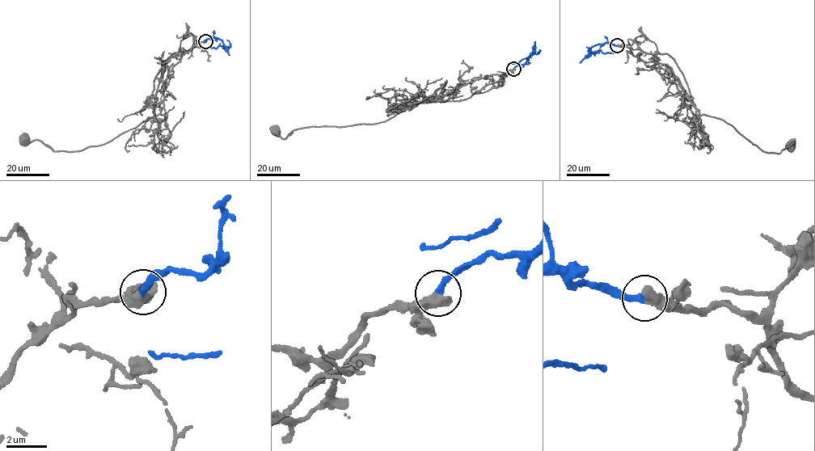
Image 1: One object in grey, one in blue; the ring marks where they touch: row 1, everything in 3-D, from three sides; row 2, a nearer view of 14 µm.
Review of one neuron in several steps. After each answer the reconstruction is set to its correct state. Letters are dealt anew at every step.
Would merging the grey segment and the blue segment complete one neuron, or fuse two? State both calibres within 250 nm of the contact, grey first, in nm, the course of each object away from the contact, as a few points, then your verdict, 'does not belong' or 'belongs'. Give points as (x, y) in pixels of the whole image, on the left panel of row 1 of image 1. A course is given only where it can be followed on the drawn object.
550/300 nm | grey via (205, 40), (174, 65), (157, 90), (153, 117), (138, 126), (79, 150), (53, 151), (40, 141), (23, 141) | blue via (205, 40), (218, 38), (225, 46), (205, 47) | belongs

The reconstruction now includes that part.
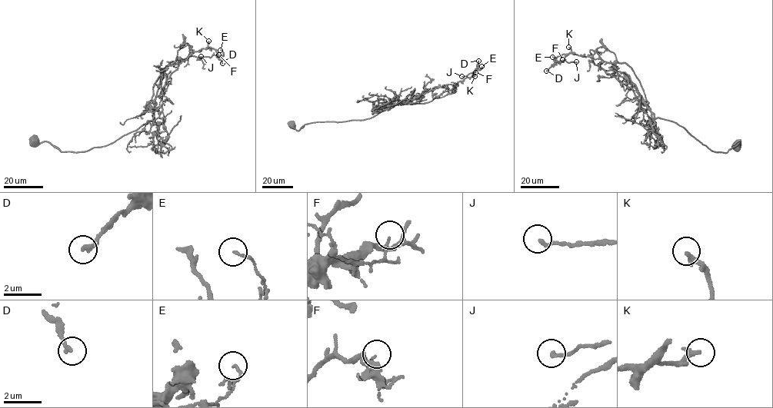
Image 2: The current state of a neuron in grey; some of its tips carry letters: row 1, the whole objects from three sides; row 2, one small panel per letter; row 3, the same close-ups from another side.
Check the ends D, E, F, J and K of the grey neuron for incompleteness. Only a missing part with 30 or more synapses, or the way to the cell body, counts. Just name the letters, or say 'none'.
none

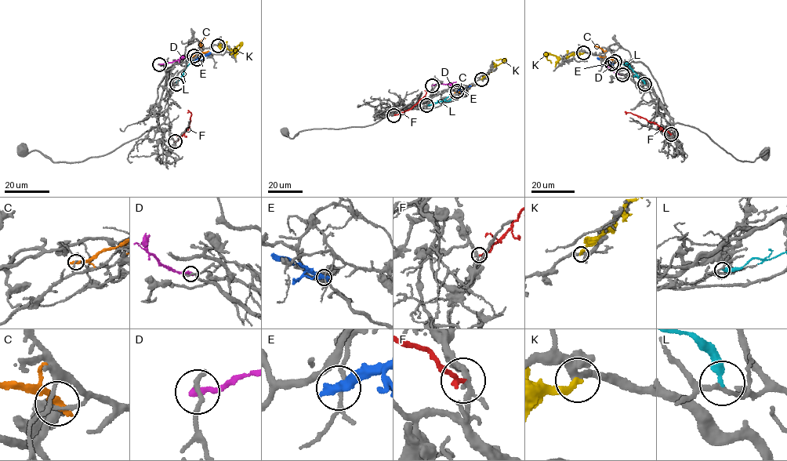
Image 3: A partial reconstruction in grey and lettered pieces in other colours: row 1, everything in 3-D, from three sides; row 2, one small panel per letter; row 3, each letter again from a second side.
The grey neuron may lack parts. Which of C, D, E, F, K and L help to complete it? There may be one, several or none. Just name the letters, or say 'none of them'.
F

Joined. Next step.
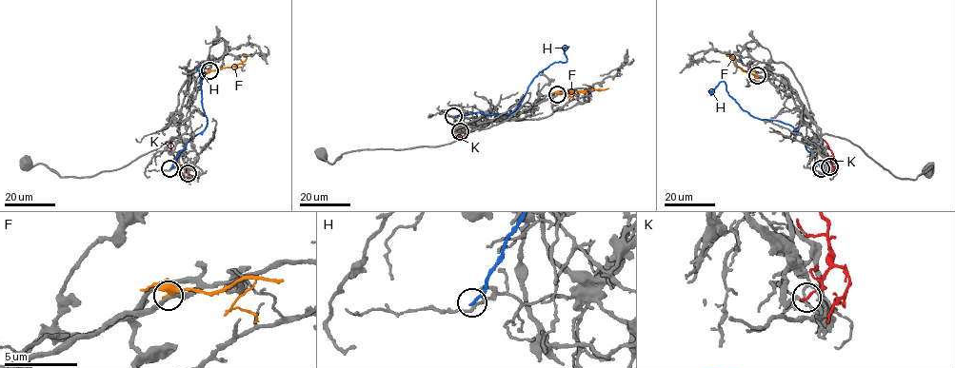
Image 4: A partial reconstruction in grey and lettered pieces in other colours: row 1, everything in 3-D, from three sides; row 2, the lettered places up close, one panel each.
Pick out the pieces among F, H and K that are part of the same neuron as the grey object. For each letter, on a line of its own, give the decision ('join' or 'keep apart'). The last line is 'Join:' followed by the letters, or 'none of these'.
F: keep apart
H: keep apart
K: keep apart
Join: none of these

